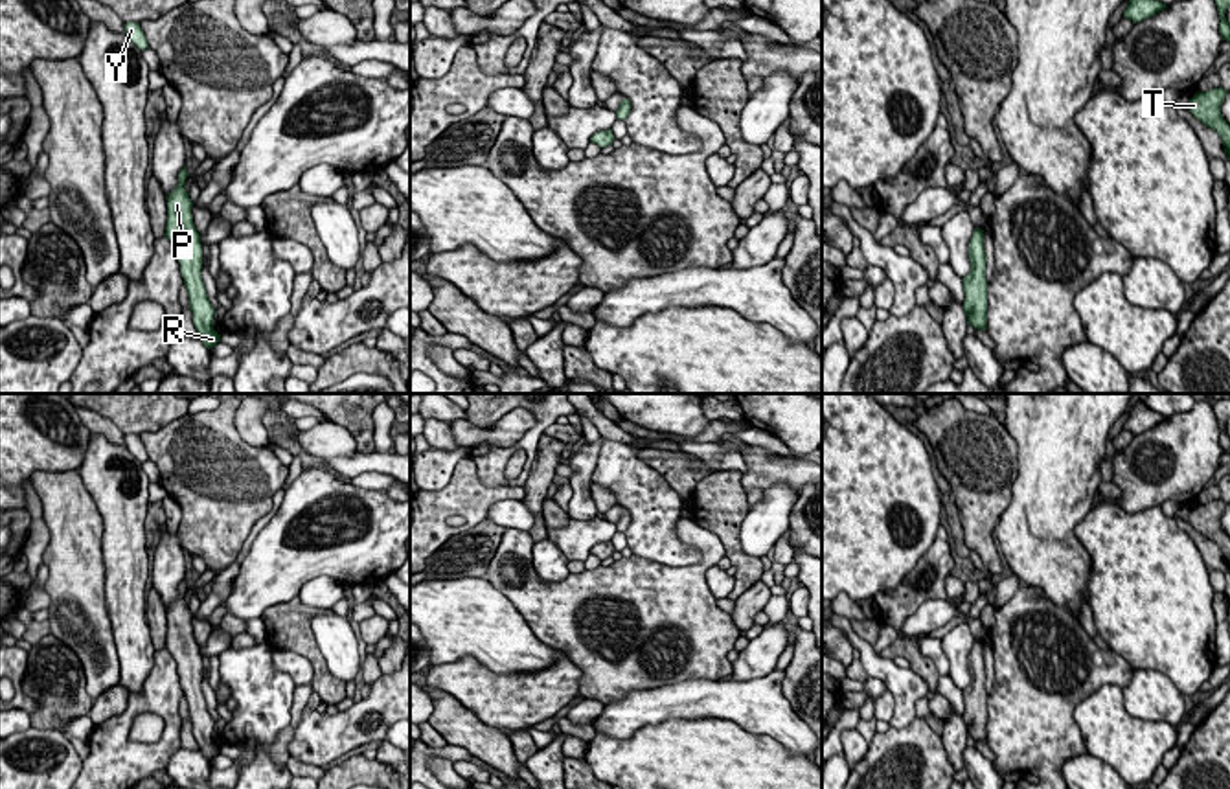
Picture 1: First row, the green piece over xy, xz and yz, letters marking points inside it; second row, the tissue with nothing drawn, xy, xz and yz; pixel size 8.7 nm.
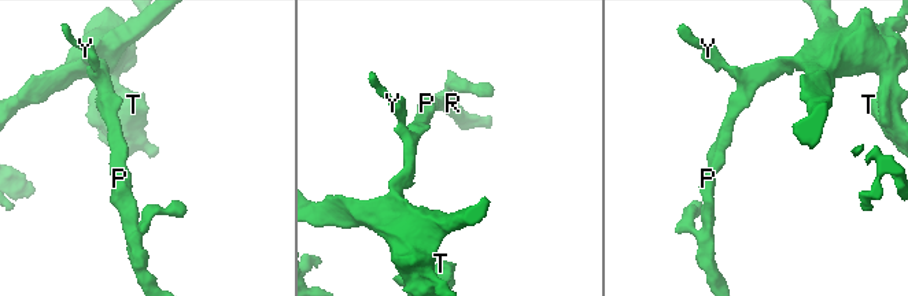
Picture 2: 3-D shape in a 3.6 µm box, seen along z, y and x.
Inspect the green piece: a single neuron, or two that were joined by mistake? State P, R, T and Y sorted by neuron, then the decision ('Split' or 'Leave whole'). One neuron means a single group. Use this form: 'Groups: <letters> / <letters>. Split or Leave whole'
Groups: P R T Y. Leave whole

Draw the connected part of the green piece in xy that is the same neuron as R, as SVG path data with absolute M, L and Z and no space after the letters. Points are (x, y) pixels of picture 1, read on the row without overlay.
M186 577L178 585L178 598L165 609L167 612L167 636L165 649L177 662L180 684L189 708L189 719L193 725L193 738L202 756L211 761L221 754L221 747L213 741L215 721L208 712L206 699L202 695L202 657L200 647L193 636L191 620L193 614L186 603L188 590Z

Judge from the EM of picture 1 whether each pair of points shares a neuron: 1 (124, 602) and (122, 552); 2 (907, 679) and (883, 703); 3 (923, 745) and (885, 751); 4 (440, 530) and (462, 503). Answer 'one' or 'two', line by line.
1: one
2: two
3: one
4: one

